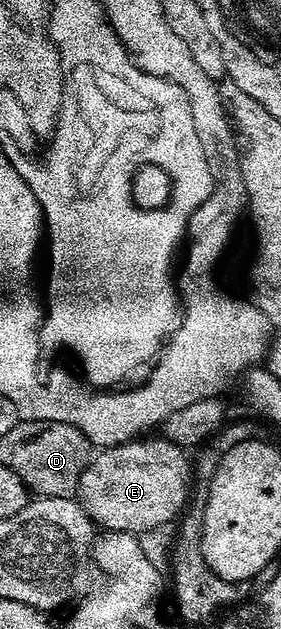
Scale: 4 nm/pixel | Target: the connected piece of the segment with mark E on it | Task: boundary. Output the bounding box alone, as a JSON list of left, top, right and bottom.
[76,436,191,535]

